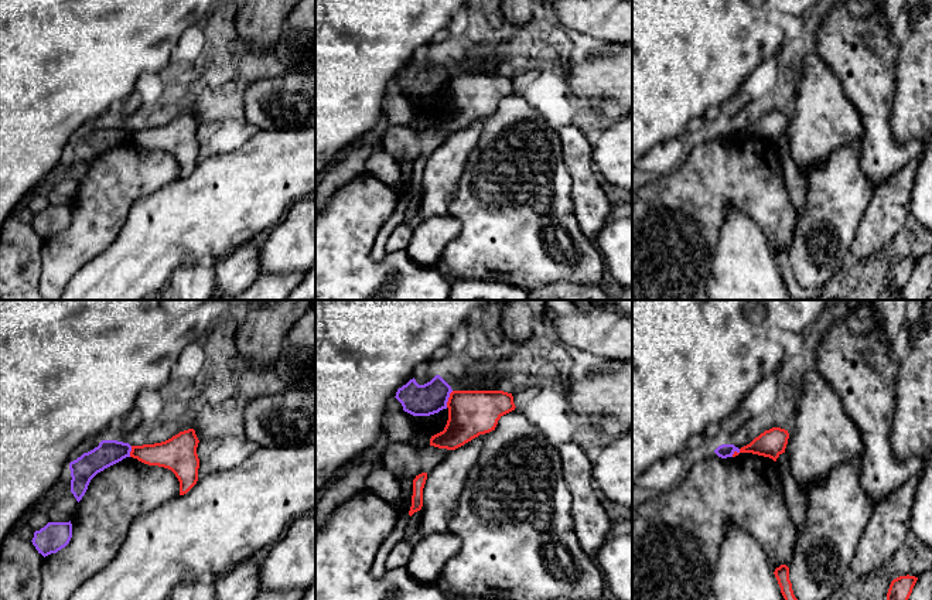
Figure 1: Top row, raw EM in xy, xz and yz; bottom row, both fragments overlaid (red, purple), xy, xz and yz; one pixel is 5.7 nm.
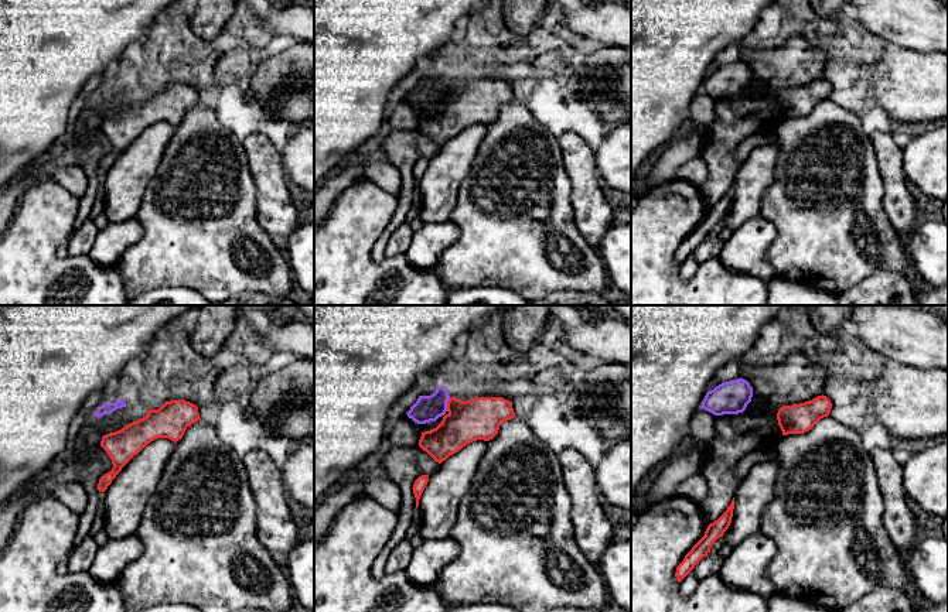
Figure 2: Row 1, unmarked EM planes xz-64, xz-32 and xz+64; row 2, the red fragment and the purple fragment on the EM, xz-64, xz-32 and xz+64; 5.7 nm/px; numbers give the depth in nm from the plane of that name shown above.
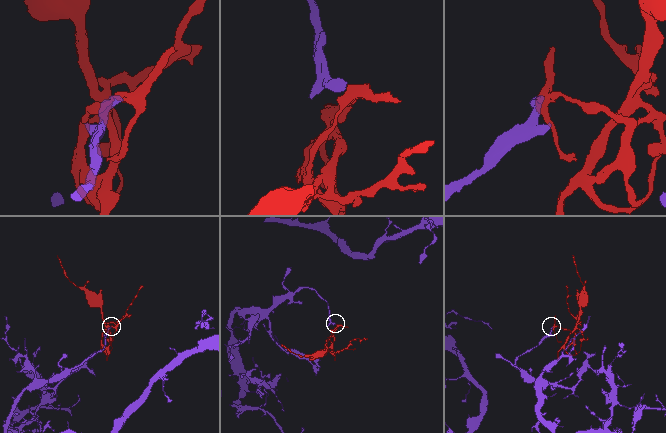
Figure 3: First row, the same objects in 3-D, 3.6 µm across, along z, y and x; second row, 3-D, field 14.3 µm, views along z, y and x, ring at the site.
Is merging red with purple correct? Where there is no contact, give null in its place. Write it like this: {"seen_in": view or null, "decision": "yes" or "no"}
{"seen_in": "xz", "decision": "no"}

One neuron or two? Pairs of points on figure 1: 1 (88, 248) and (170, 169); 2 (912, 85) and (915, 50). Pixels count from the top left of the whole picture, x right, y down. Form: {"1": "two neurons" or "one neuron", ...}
{"1": "one neuron", "2": "one neuron"}

